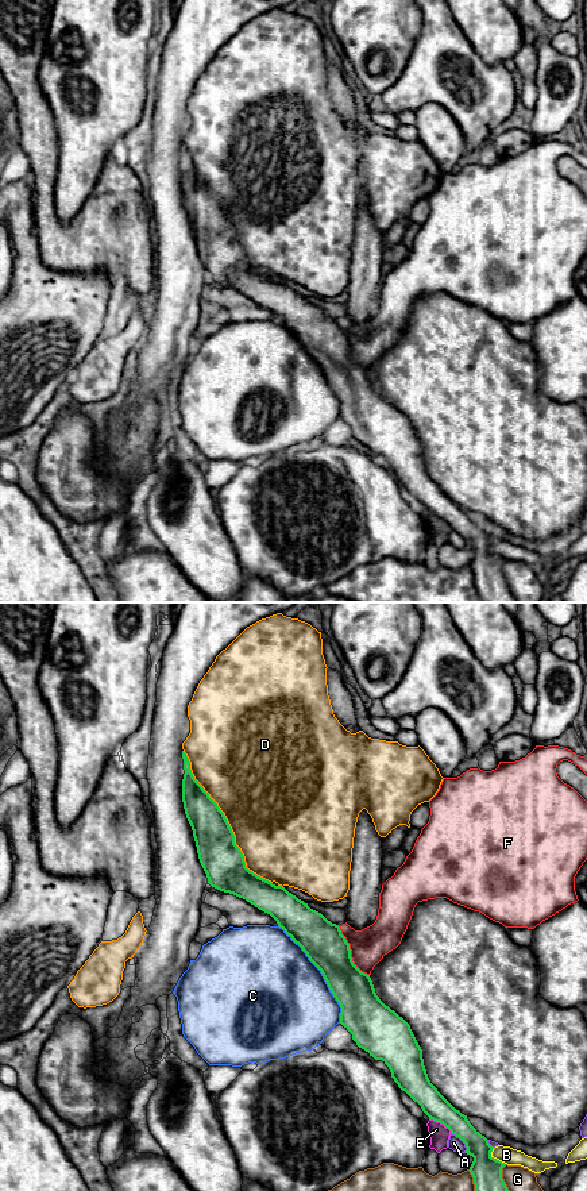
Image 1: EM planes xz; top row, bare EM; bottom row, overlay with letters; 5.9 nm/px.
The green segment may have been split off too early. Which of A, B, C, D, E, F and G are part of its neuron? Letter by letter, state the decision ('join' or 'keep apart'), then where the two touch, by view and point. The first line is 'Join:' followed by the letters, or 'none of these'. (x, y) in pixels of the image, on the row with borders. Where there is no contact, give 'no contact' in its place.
Join: none of these
A: keep apart | xz (462, 1140)
B: keep apart | xz (495, 1159)
C: keep apart | xz (321, 972)
D: keep apart | xz (227, 821)
E: keep apart | xz (440, 1122)
F: keep apart | xz (350, 952)
G: keep apart | xz (501, 1178)

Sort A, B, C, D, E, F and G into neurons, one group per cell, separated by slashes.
A / B / C F / D / E / G

